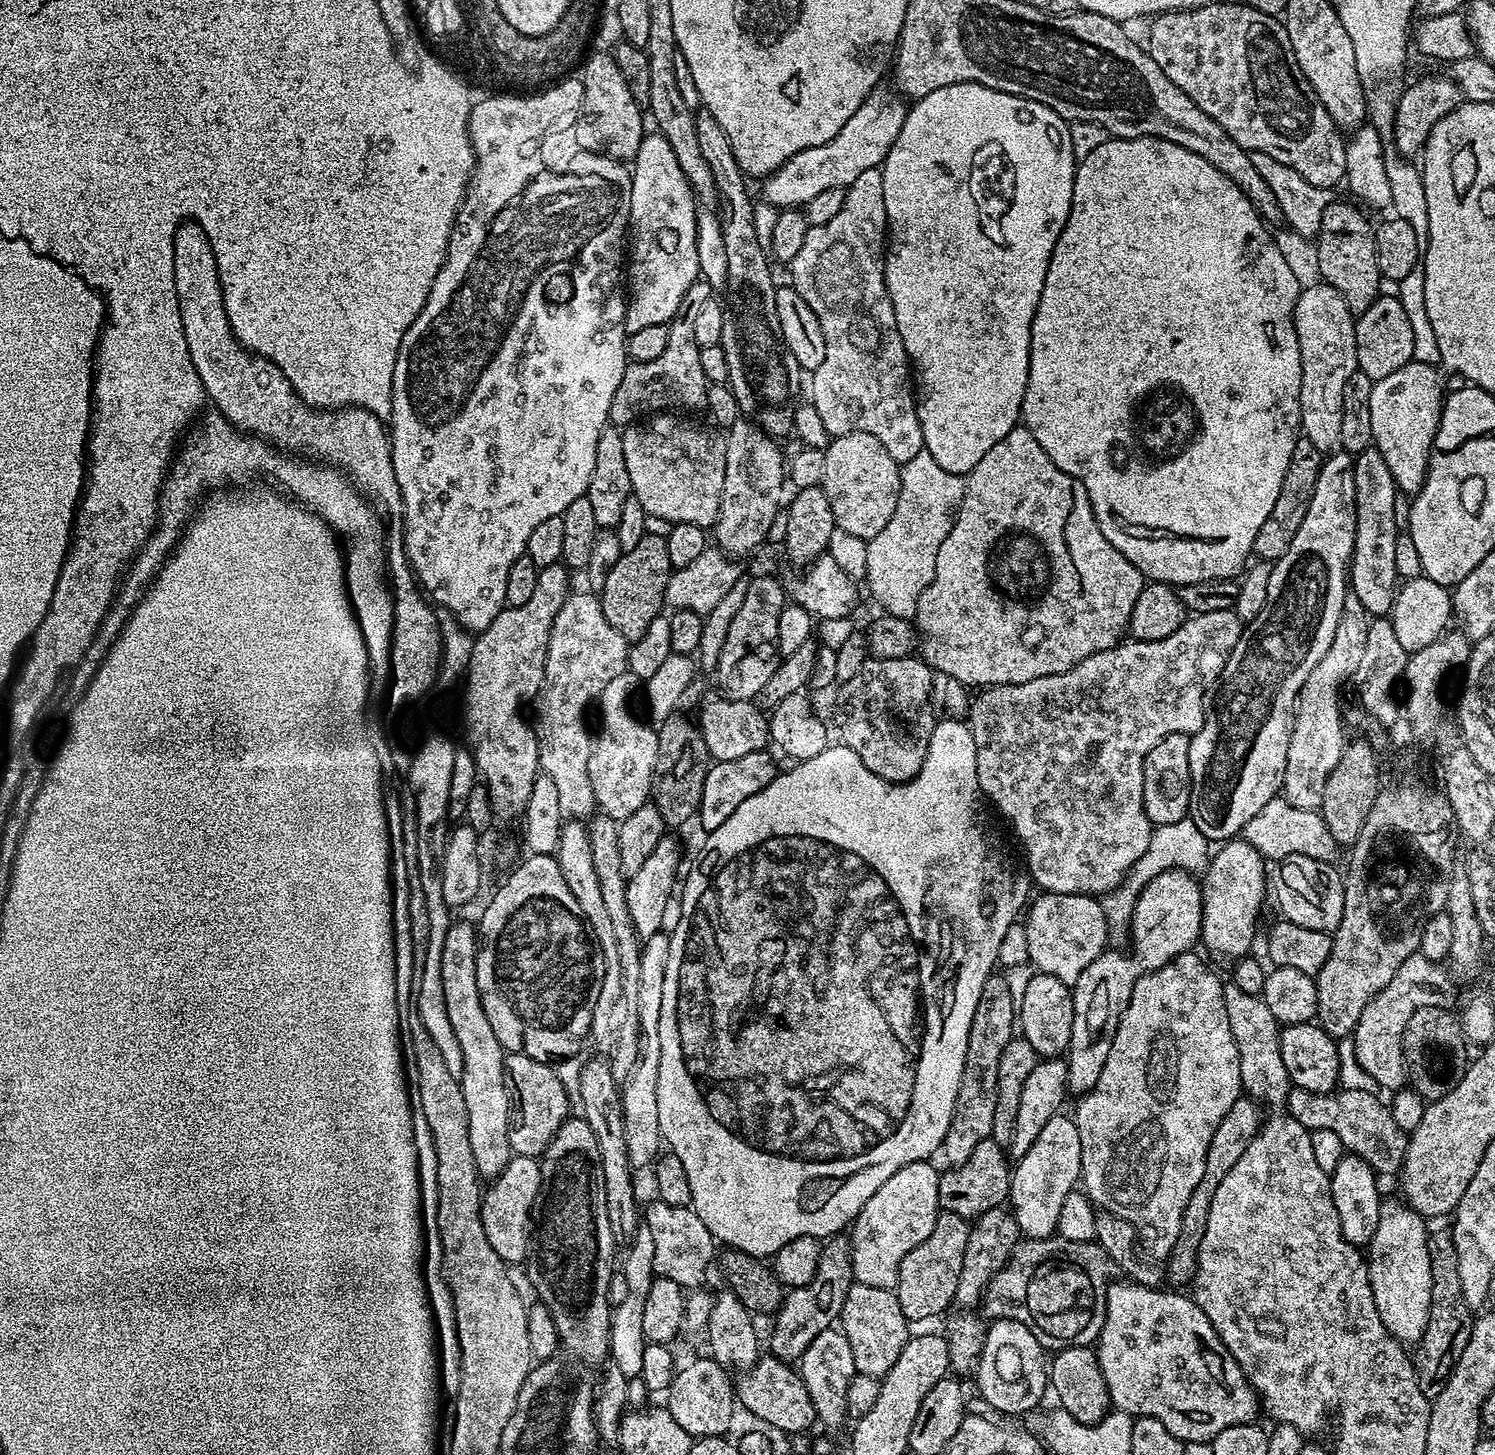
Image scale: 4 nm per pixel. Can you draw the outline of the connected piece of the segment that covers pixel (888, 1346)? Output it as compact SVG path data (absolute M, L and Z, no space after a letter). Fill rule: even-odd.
M854 1282L850 1286L850 1294L846 1294L839 1323L846 1334L846 1340L850 1342L857 1373L877 1378L883 1378L894 1366L910 1337L910 1322L906 1314L902 1314L902 1306L898 1306L898 1298L891 1288Z

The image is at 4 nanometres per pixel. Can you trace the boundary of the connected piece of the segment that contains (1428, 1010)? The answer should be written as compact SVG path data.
M1438 1004L1422 1006L1422 1010L1414 1010L1410 1022L1406 1022L1402 1059L1408 1069L1407 1083L1425 1102L1441 1100L1450 1094L1450 1090L1462 1082L1462 1074L1470 1063L1470 1045L1464 1039L1464 1029L1460 1027L1457 1013L1446 1009Z

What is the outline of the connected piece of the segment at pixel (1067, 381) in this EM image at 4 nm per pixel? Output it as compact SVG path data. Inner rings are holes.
M1143 136L1125 140L1109 138L1106 142L1102 142L1102 146L1098 146L1098 150L1086 154L1086 158L1079 161L1076 166L1070 218L1066 218L1066 226L1054 246L1050 266L1046 270L1046 286L1042 286L1042 298L1038 302L1038 310L1034 314L1034 322L1030 330L1030 370L1020 415L1023 427L1028 428L1030 434L1038 438L1038 446L1042 446L1046 454L1050 454L1050 462L1054 462L1058 470L1070 474L1072 479L1086 486L1086 494L1090 498L1094 518L1102 534L1106 534L1106 542L1110 542L1114 550L1130 558L1130 562L1134 562L1134 566L1145 578L1158 584L1179 586L1203 580L1230 580L1239 577L1245 571L1252 556L1254 538L1258 535L1258 530L1262 530L1262 522L1266 522L1274 501L1278 499L1278 490L1282 490L1282 478L1286 478L1286 466L1290 466L1290 454L1294 454L1294 446L1300 432L1300 391L1302 390L1302 358L1298 350L1298 334L1294 326L1294 306L1300 297L1302 281L1296 277L1295 270L1288 265L1283 250L1272 241L1267 227L1269 228L1269 225L1257 212L1250 198L1246 198L1244 191L1233 180L1226 178L1222 170L1206 162L1206 158L1194 154L1194 150L1186 150L1186 146L1178 146L1174 142L1163 140L1161 136Z

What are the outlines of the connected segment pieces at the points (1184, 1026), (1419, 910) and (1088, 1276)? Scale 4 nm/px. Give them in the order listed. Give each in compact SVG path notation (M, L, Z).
M1195 951L1184 952L1174 958L1166 966L1147 972L1134 986L1130 994L1130 1002L1120 1015L1118 1030L1114 1034L1114 1043L1110 1045L1110 1054L1106 1054L1106 1066L1102 1066L1102 1074L1098 1082L1089 1092L1083 1093L1076 1104L1074 1119L1078 1126L1078 1138L1082 1142L1082 1158L1080 1159L1080 1184L1088 1199L1097 1209L1112 1212L1118 1218L1126 1218L1141 1237L1144 1236L1157 1248L1167 1253L1180 1237L1180 1227L1186 1206L1198 1186L1202 1182L1202 1174L1206 1170L1206 1158L1210 1150L1210 1138L1214 1138L1214 1130L1218 1130L1218 1122L1226 1118L1226 1113L1234 1102L1242 1095L1242 1066L1238 1046L1234 1042L1234 1034L1230 1030L1230 1017L1226 1014L1226 998L1224 984L1208 969L1208 964Z
M1416 787L1399 788L1399 791L1380 796L1379 803L1376 804L1375 812L1372 812L1371 819L1368 820L1367 828L1364 828L1363 835L1360 836L1358 845L1351 845L1352 861L1348 864L1348 872L1344 876L1344 909L1342 910L1342 922L1336 927L1336 931L1331 933L1332 945L1330 946L1330 958L1322 966L1322 970L1317 972L1314 979L1318 990L1318 1010L1316 1020L1321 1028L1333 1038L1351 1037L1356 1031L1358 1018L1362 1018L1362 1010L1372 999L1384 989L1398 974L1398 966L1406 962L1406 958L1417 955L1420 951L1422 942L1422 930L1426 922L1434 914L1443 912L1446 909L1446 898L1448 893L1445 891L1445 869L1441 865L1442 846L1440 844L1444 835L1445 824L1454 824L1451 806L1444 794L1439 796L1428 796L1421 789Z
M1047 1236L1045 1240L1021 1239L1008 1258L1008 1263L996 1273L984 1289L982 1305L983 1315L989 1321L1017 1320L1038 1338L1038 1342L1046 1350L1059 1350L1095 1345L1100 1339L1100 1331L1106 1322L1106 1294L1114 1265L1108 1255L1100 1249L1100 1245L1086 1242L1070 1242L1061 1240L1059 1236Z

